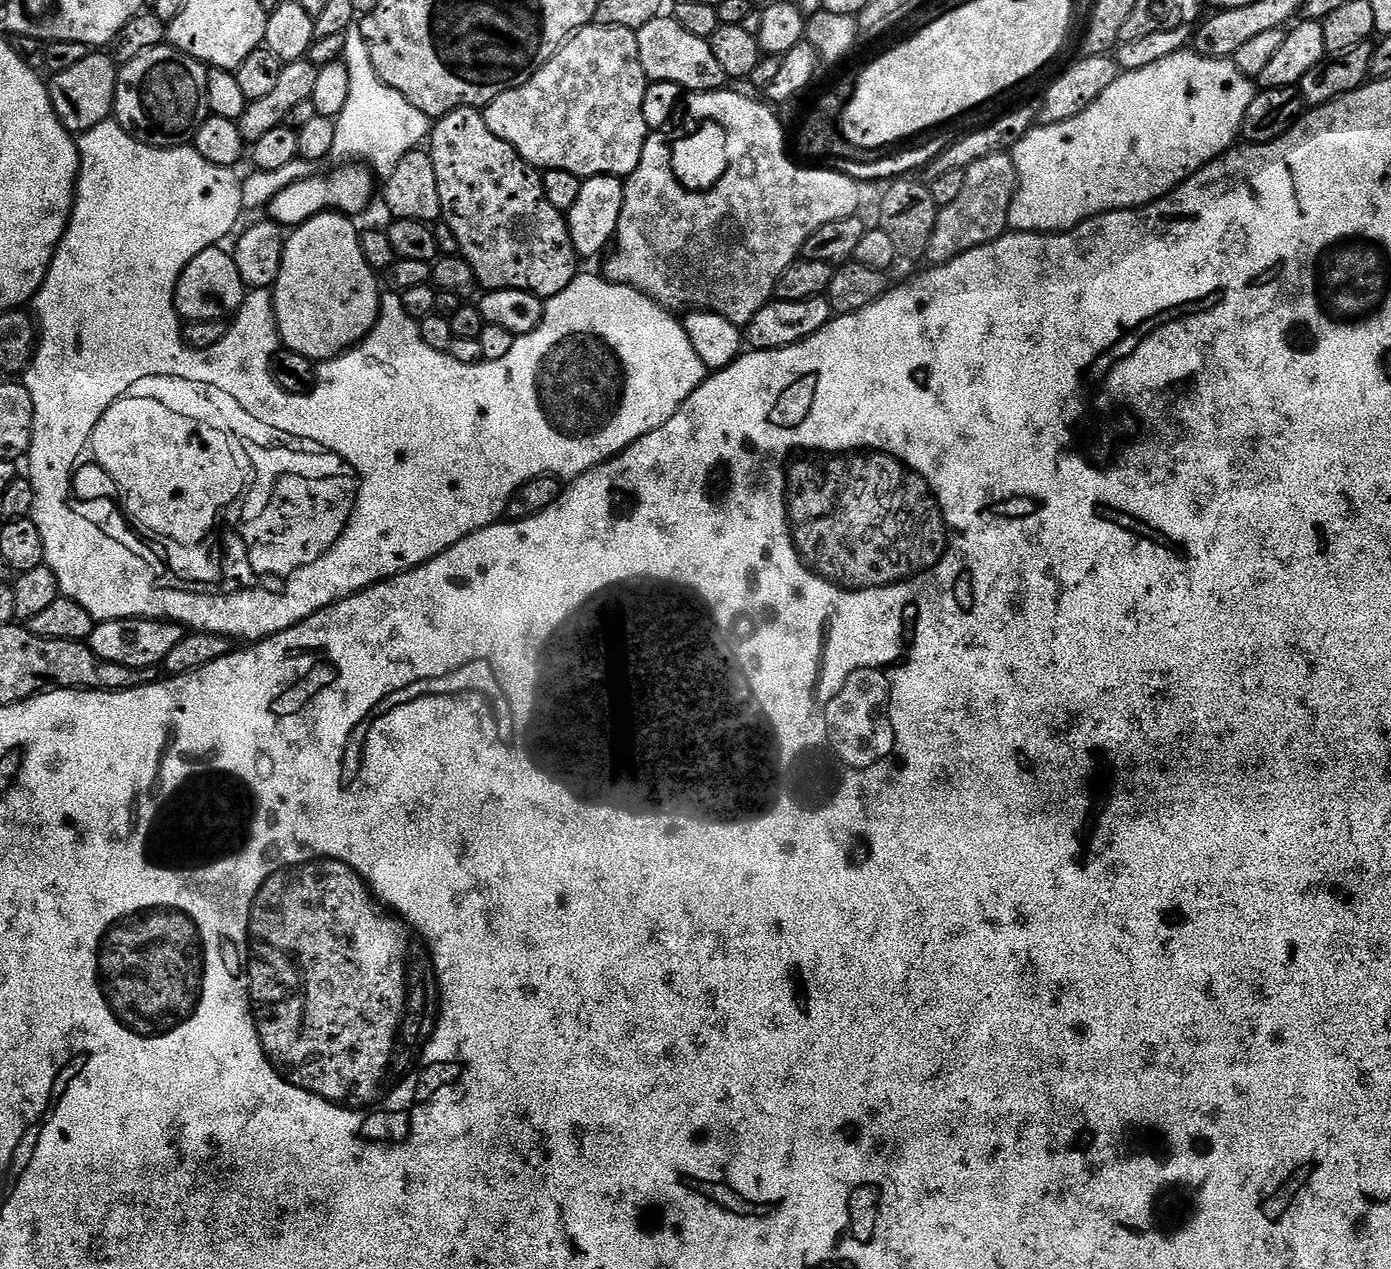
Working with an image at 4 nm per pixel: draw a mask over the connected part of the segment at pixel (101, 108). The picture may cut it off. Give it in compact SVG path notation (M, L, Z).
M92 50L86 58L82 58L82 62L70 66L70 70L62 70L51 77L48 93L62 126L66 126L68 132L88 132L113 115L116 107L117 75L118 65L111 55Z

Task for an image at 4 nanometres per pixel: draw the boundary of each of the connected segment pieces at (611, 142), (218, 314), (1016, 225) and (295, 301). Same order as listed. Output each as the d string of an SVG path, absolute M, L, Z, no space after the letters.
M595 22L580 29L561 46L522 86L506 90L483 109L484 121L502 142L514 146L526 163L537 170L566 170L581 178L589 176L631 176L642 158L650 130L642 118L642 98L646 98L649 78L638 58L635 31L622 26L602 26Z
M204 248L185 263L176 283L176 310L185 321L224 320L239 312L246 303L246 289L242 274L234 262L231 251L220 248Z
M1195 50L1175 52L1170 54L1170 58L1162 58L1162 62L1154 62L1154 66L1145 66L1142 70L1121 71L1116 80L1110 82L1109 88L1102 94L1098 94L1098 98L1094 98L1094 102L1090 102L1086 110L1082 110L1082 114L1074 114L1074 118L1066 122L1034 126L1012 147L1010 155L1016 167L1016 193L1008 215L1009 229L1017 232L1043 232L1045 234L1067 232L1070 228L1078 227L1084 220L1093 220L1104 212L1117 212L1127 208L1140 208L1143 204L1153 204L1156 200L1163 198L1167 192L1176 189L1181 182L1191 178L1198 169L1209 164L1211 160L1216 160L1237 143L1242 118L1246 118L1246 110L1250 102L1254 102L1257 91L1253 77L1242 74L1242 70L1238 70L1235 59L1215 60L1209 56L1199 56Z
M335 210L320 213L295 229L287 237L282 254L282 270L271 289L272 304L276 307L276 328L280 331L280 344L294 354L302 354L313 362L333 360L355 348L370 334L380 317L381 285L377 273L366 262L360 245L360 232L347 215Z

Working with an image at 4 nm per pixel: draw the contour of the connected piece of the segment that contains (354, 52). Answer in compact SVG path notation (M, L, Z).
M352 21L344 32L342 59L349 73L349 97L342 114L335 119L331 159L336 162L363 162L381 181L388 180L401 158L429 137L431 117L411 106L398 90L386 86L378 78L359 21Z

